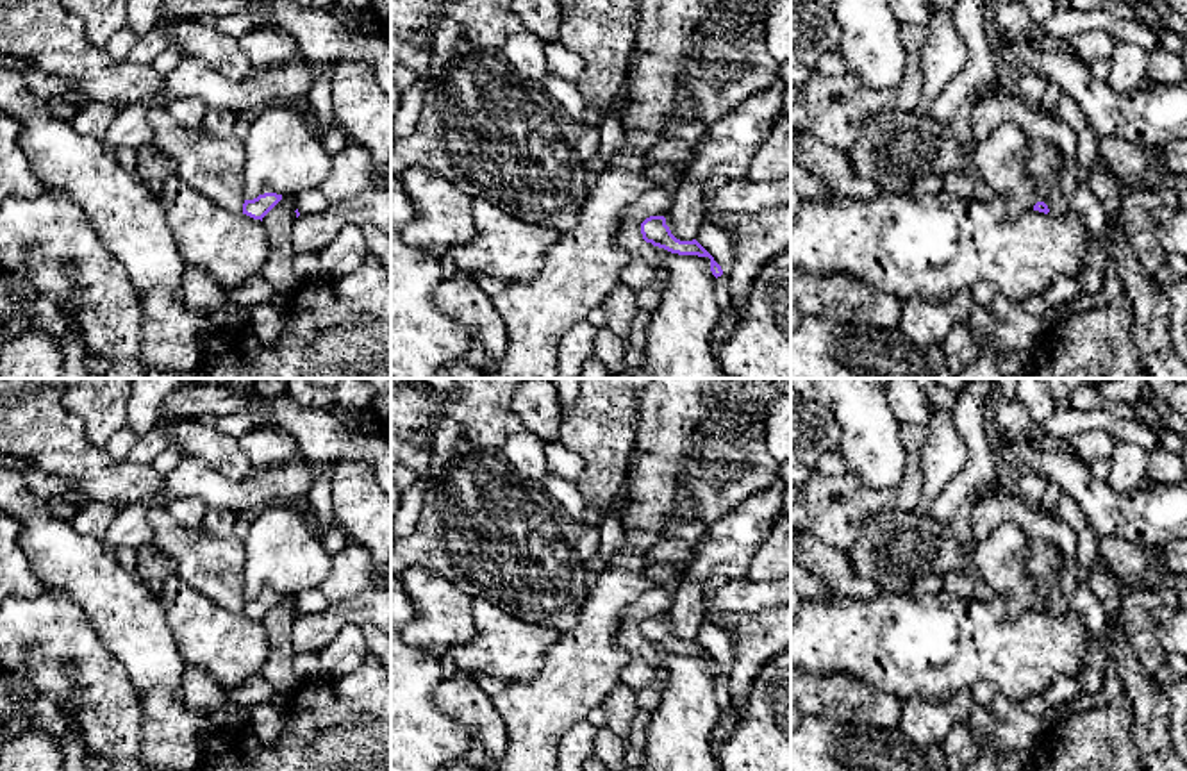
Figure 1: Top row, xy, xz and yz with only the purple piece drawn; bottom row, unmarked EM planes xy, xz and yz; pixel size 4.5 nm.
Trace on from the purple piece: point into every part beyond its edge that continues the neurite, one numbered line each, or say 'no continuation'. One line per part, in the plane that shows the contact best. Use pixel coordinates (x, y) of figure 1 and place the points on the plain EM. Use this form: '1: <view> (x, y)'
no continuation

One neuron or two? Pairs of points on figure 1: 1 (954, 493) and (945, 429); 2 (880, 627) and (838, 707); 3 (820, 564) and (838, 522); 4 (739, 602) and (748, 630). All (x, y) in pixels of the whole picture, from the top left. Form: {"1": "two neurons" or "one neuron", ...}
{"1": "two neurons", "2": "two neurons", "3": "two neurons", "4": "two neurons"}

